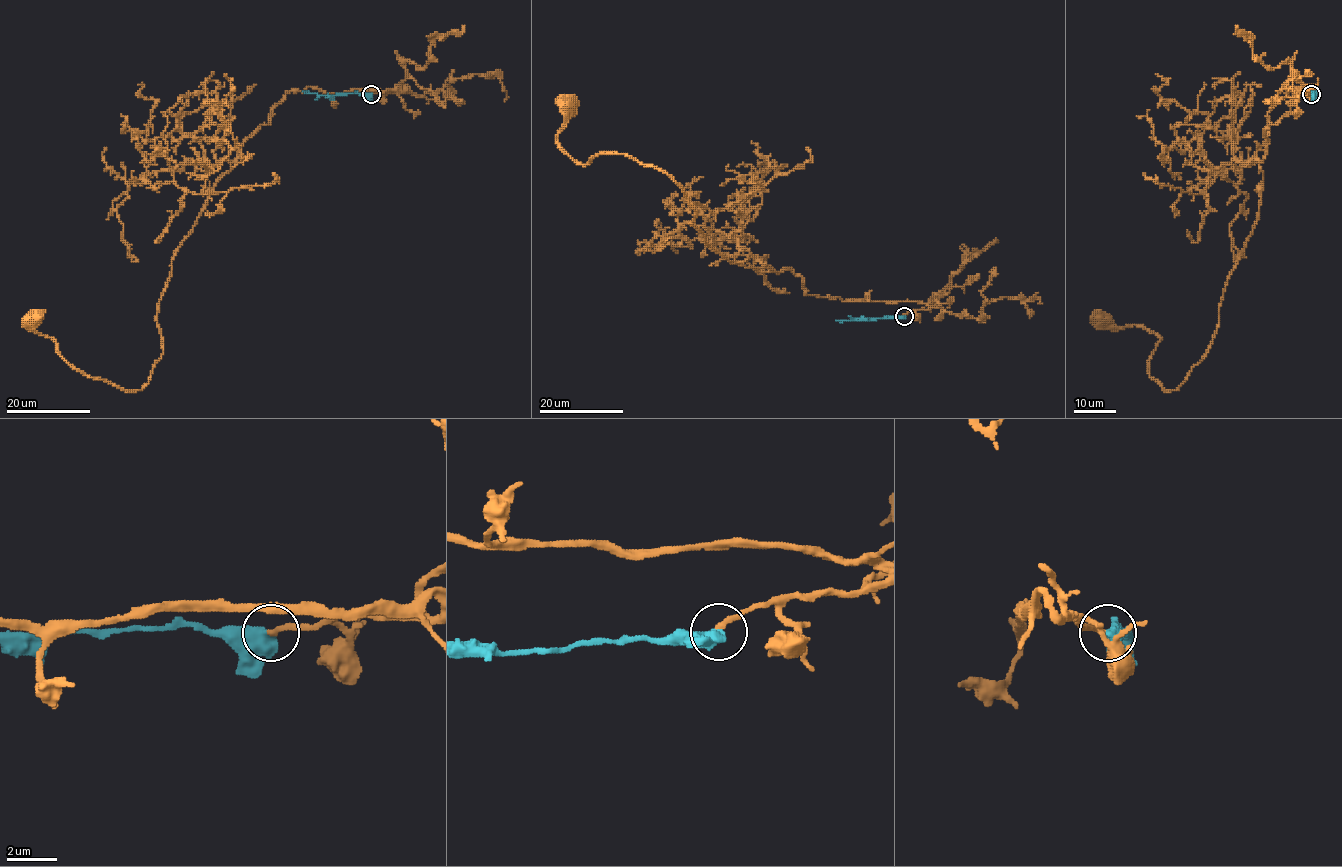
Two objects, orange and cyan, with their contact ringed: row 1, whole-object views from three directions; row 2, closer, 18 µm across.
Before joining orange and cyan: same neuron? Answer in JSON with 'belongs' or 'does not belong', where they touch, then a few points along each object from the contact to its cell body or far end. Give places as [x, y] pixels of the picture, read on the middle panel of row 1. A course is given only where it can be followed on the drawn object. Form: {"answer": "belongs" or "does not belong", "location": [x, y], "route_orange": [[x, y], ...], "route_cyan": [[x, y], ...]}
{"answer": "belongs", "location": [904, 316], "route_orange": [[905, 315], [930, 305], [806, 295], [790, 269], [732, 263], [660, 170], [576, 163], [567, 103]], "route_cyan": [[905, 315], [836, 320]]}

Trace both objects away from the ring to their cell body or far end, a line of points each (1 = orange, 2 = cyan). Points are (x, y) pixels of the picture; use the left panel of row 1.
1: (371, 95), (396, 87), (290, 90), (245, 141), (175, 252), (163, 353), (140, 389), (84, 375), (33, 320)
2: (371, 95), (303, 91)

